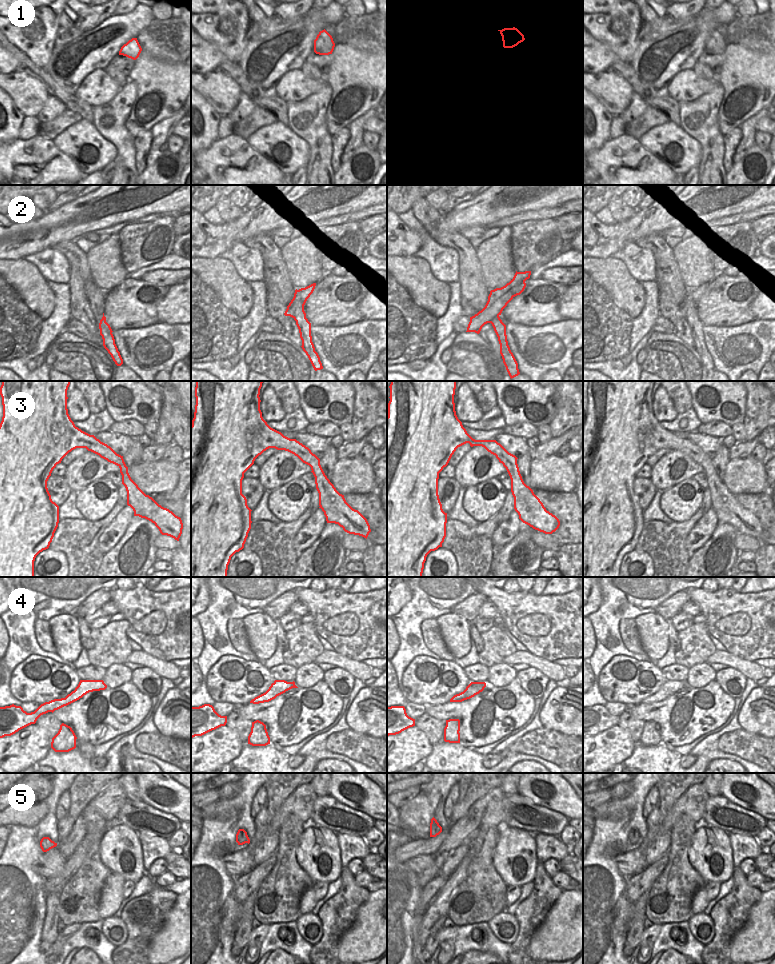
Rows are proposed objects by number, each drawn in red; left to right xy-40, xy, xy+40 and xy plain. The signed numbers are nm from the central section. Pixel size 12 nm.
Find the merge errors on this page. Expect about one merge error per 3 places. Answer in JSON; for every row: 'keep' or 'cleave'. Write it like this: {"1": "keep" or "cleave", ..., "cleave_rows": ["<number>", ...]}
{"1": "keep", "2": "cleave", "3": "keep", "4": "cleave", "5": "keep", "cleave_rows": ["2", "4"]}

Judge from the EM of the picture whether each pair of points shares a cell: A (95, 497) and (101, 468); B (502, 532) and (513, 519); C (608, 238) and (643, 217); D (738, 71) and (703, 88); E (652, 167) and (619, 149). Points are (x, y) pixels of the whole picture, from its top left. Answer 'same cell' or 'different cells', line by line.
A: different cells
B: same cell
C: same cell
D: different cells
E: same cell

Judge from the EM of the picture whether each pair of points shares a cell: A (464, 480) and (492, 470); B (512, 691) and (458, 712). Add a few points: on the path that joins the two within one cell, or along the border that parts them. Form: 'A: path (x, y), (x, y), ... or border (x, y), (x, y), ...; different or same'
A: path (471, 478), (485, 476); same
B: path (499, 691), (492, 695), (481, 695), (471, 705); same

